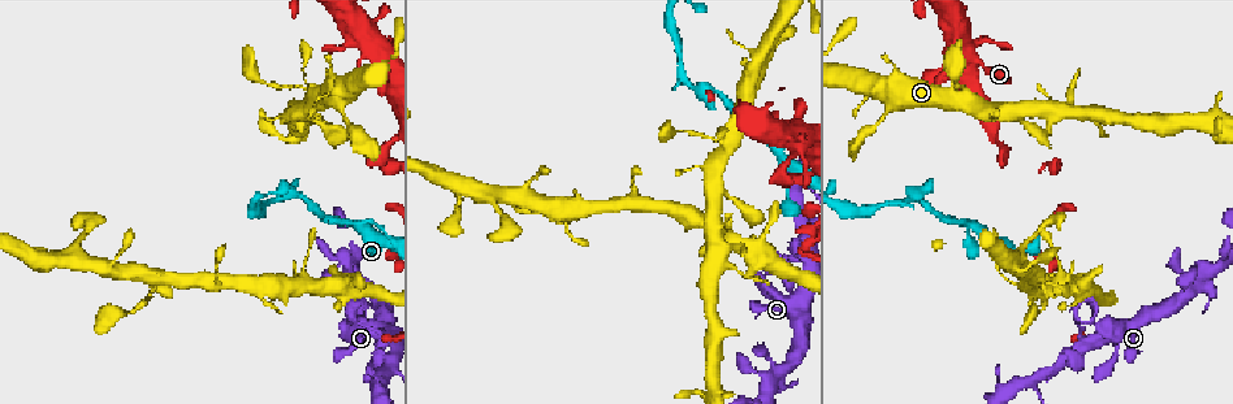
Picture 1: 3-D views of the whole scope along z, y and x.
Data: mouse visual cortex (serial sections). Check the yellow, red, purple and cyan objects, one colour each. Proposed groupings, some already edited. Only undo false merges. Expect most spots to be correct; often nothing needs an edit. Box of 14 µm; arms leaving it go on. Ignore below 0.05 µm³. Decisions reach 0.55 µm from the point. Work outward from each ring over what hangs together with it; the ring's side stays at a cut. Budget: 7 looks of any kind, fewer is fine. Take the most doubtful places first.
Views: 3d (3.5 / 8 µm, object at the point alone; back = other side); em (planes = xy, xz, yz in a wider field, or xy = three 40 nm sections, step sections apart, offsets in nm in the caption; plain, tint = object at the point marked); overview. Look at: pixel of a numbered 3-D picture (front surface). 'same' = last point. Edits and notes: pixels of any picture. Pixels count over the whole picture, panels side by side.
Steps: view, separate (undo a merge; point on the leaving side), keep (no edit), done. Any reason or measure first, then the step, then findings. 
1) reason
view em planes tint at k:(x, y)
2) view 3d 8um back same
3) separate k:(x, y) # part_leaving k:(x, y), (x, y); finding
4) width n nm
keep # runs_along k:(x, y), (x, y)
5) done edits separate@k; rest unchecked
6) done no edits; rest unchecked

small branch off a trunk
view 3d 3.5um at 1:(779, 149)

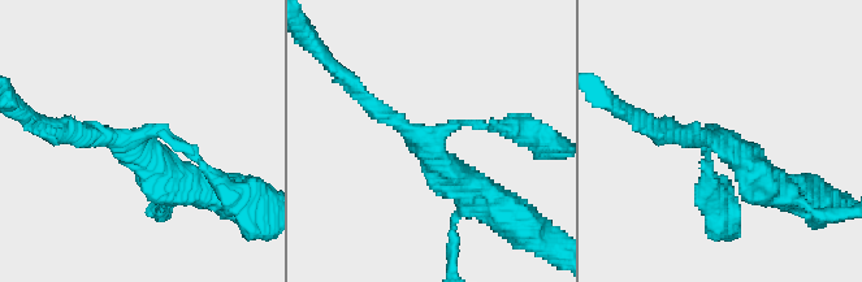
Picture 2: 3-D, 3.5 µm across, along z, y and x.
view em xy step 2 tint at 2:(423, 143)

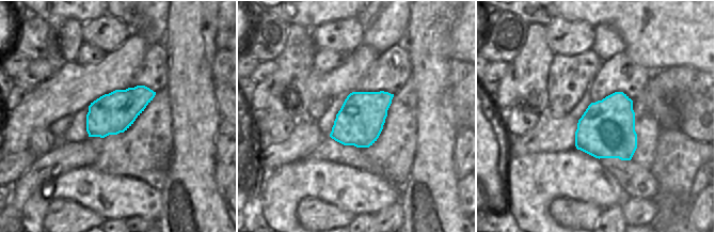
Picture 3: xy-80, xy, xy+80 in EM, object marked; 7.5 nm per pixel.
keep # runs_along 2:(464, 202), (352, 89); all the same cell

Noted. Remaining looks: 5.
thick turns thin
view 3d 8um at 1:(969, 66)

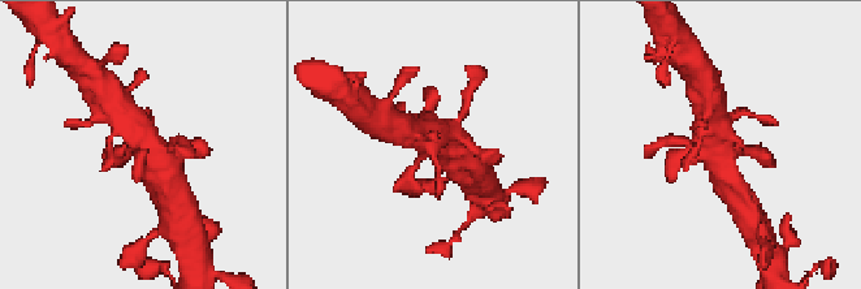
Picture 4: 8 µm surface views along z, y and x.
view 3d 3.5um at 4:(725, 146)

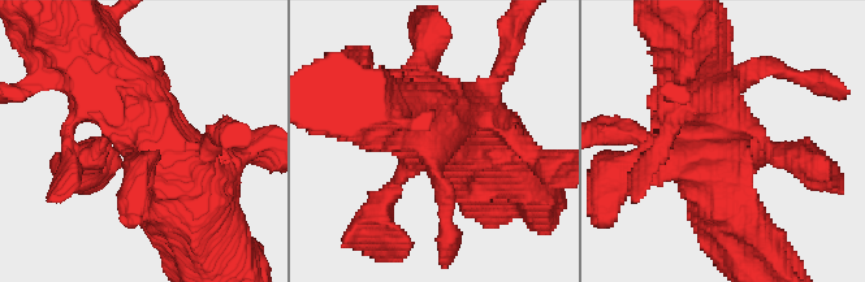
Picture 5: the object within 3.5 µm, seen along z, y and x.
keep # runs_along 5:(381, 200), (445, 130), (480, 140); continuous, no second cell

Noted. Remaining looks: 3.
abrupt turn
view 3d 3.5um at 1:(292, 190)

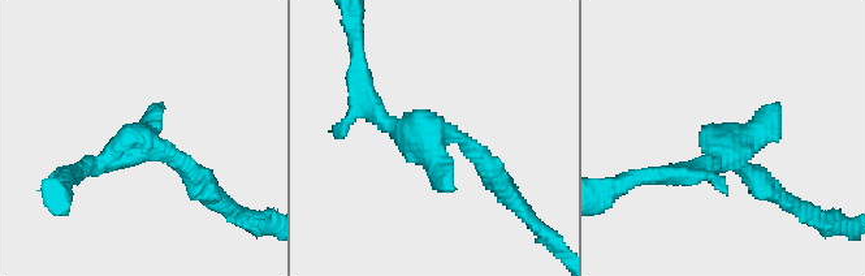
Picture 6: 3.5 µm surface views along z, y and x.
shape alone is not enough
view em planes tint at 6:(140, 143)

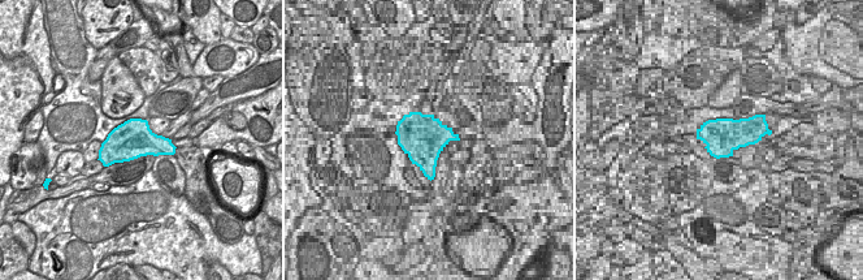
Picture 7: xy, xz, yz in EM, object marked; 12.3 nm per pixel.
keep # runs_along 6:(488, 175), (461, 137), (409, 137), (368, 100); continuous, no second cell

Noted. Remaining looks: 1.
done no edits; rest unchecked

